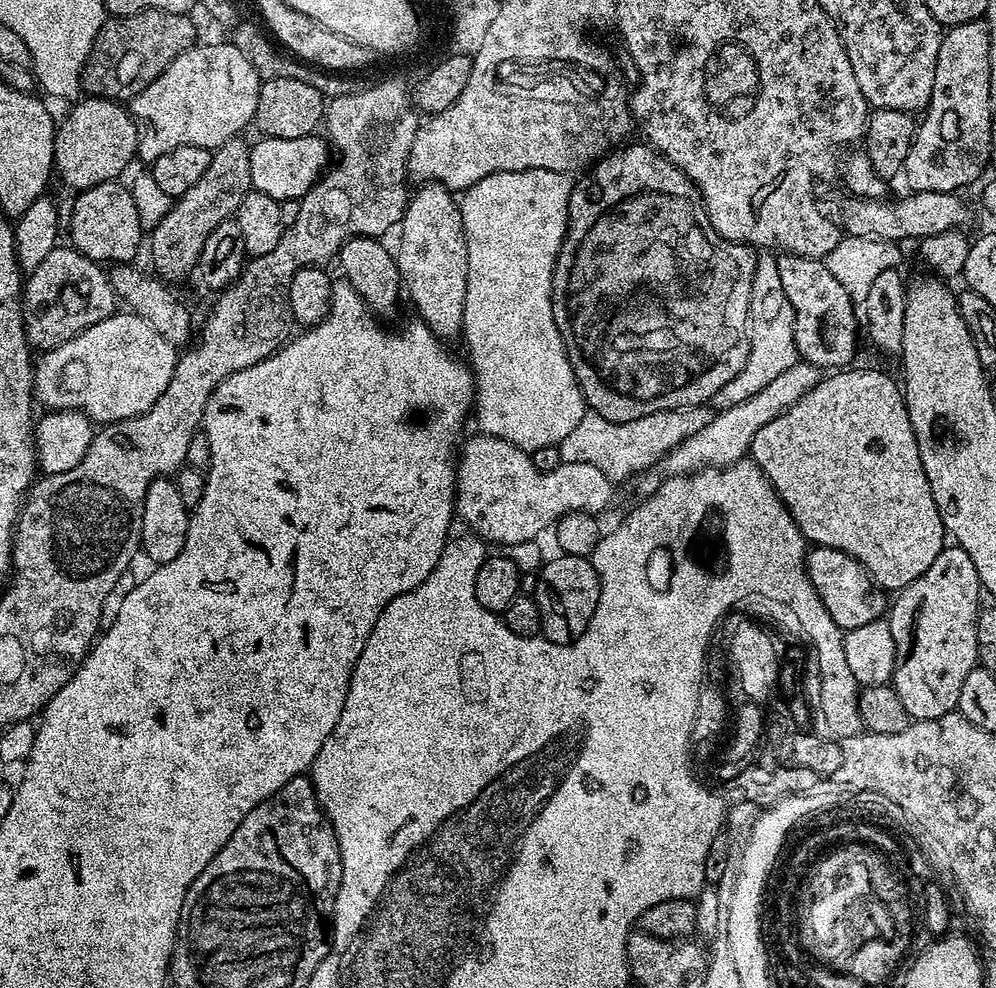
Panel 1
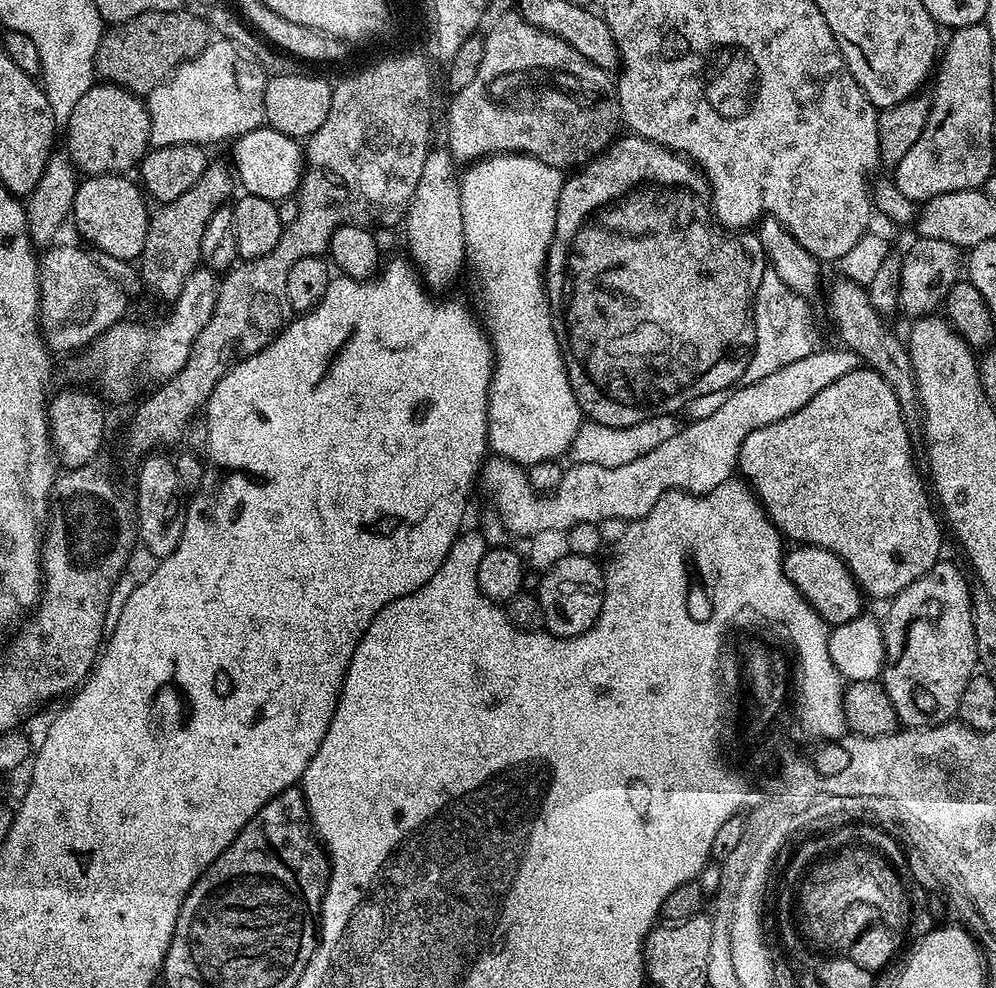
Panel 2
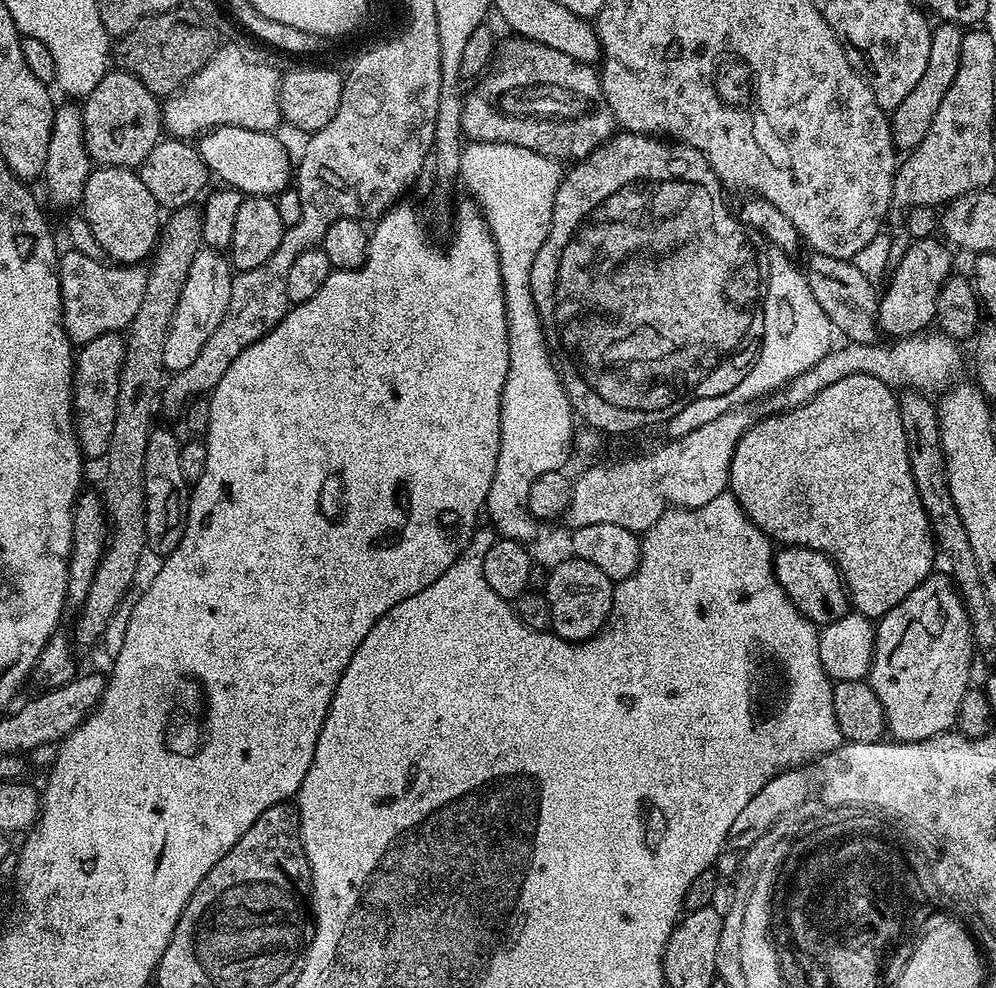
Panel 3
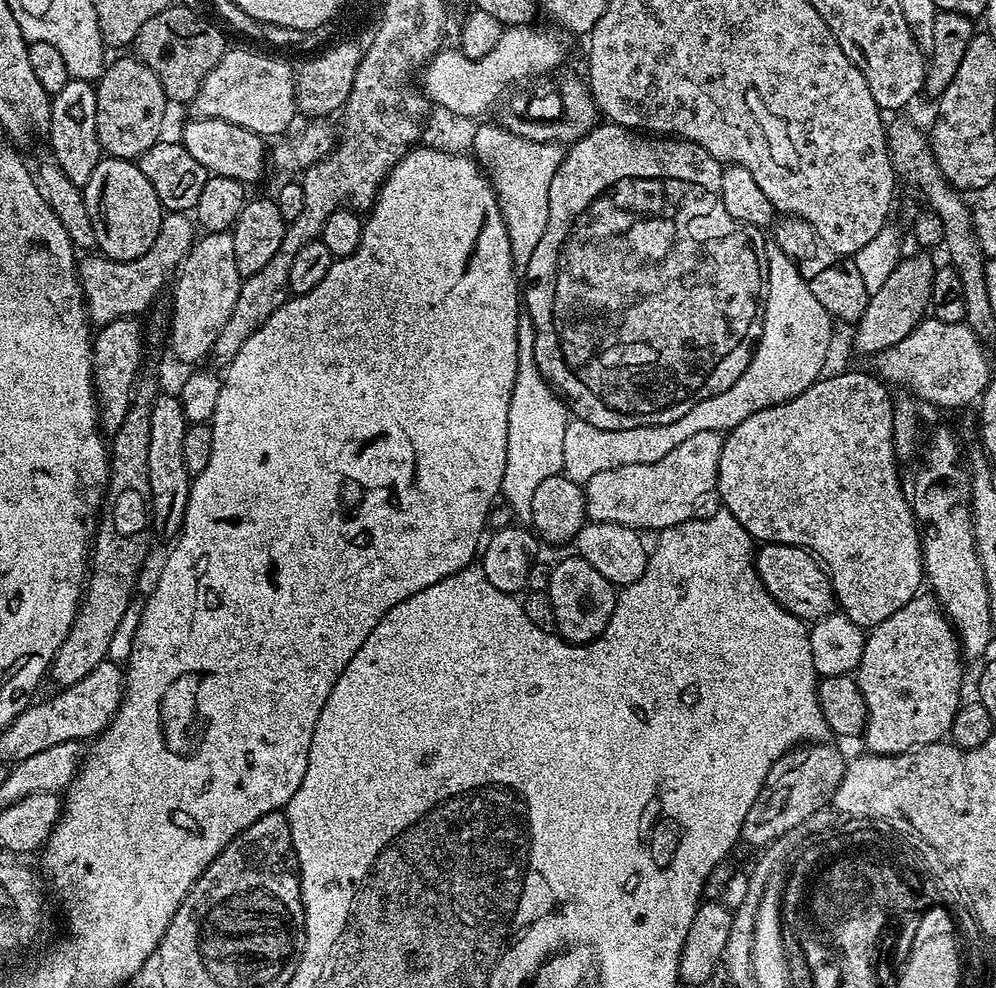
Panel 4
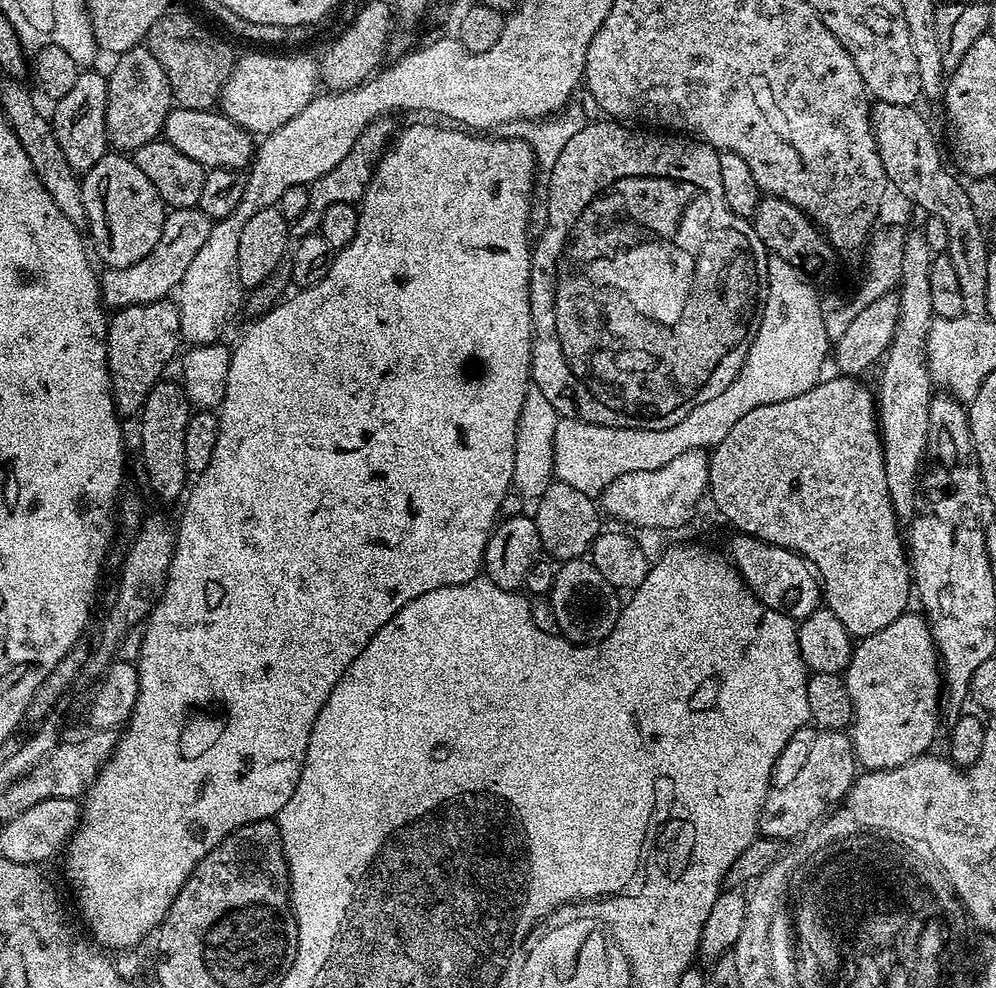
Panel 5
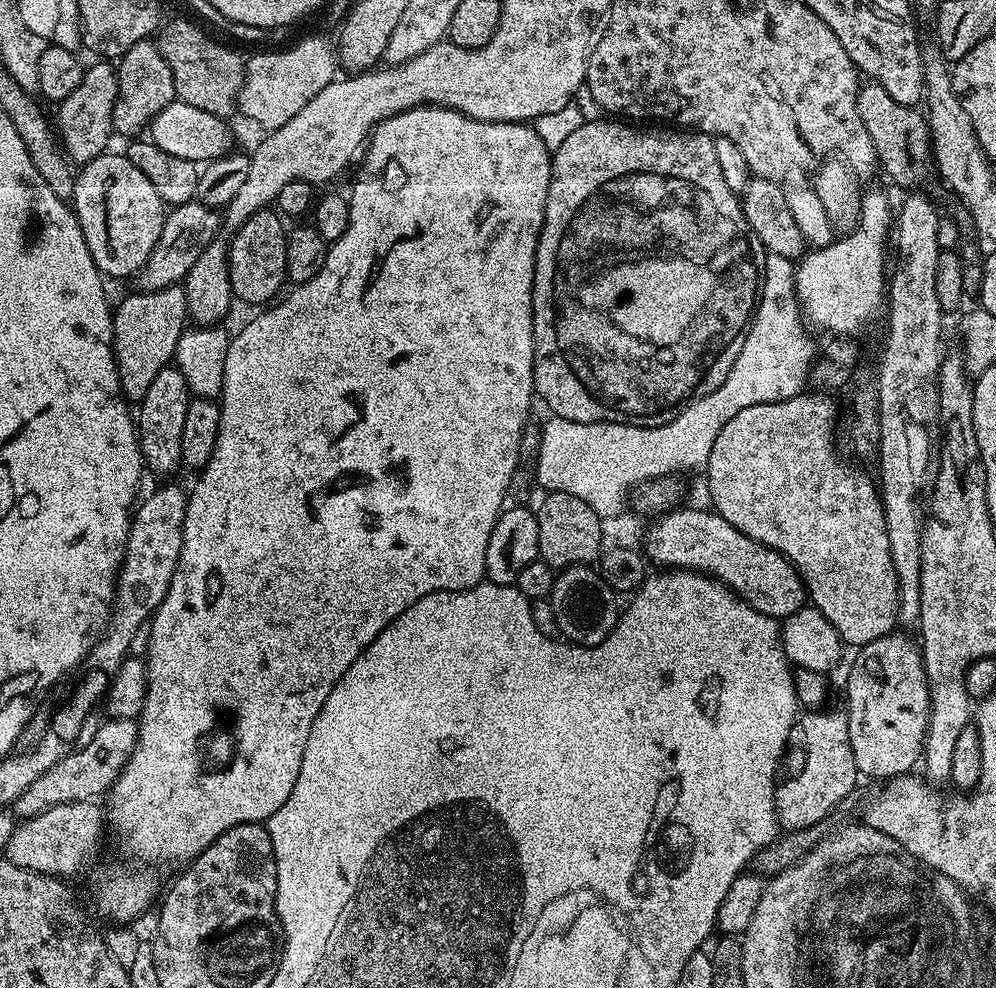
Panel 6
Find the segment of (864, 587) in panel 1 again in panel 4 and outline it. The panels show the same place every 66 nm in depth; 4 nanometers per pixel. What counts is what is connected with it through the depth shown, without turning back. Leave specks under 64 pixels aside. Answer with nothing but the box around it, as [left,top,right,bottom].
[754,543,837,622]

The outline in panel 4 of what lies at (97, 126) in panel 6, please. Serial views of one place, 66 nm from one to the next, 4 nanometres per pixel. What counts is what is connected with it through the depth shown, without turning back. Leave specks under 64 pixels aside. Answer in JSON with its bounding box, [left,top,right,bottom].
[47,79,102,186]

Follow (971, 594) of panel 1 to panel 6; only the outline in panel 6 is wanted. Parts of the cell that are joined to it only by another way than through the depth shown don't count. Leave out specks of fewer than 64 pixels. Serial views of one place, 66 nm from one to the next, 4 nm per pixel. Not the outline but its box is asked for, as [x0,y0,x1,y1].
[848,630,930,782]

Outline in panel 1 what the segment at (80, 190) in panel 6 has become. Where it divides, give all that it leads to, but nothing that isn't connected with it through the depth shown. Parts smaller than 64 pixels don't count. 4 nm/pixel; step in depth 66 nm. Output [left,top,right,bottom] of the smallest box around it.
[71,182,142,262]

